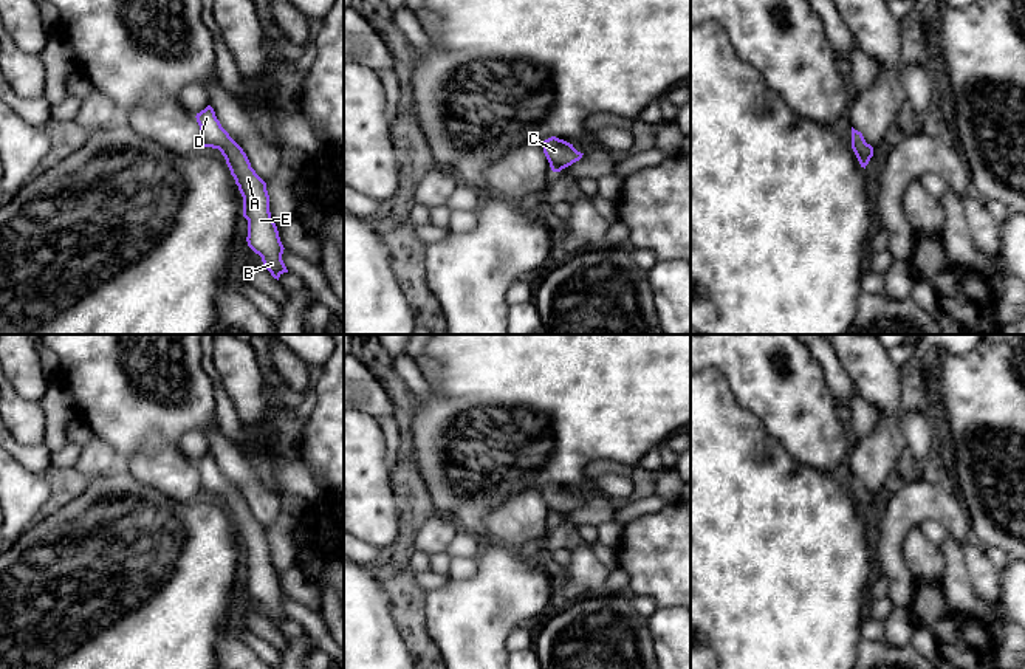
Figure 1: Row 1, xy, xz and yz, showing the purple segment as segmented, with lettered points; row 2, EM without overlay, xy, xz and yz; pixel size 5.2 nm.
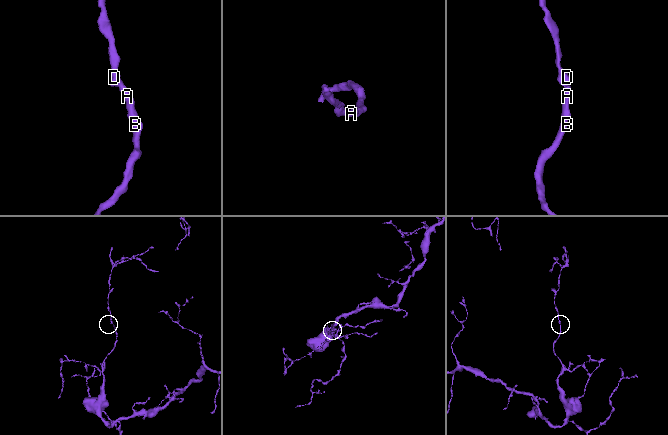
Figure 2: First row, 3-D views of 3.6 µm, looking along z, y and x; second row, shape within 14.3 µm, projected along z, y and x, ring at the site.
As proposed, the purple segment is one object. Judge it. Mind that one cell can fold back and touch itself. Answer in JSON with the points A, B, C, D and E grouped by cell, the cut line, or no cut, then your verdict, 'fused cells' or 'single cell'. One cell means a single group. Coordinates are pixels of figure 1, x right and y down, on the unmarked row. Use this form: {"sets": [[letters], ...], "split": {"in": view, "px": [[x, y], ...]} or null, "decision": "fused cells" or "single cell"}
{"sets": [["A", "B", "C", "D", "E"]], "split": null, "decision": "single cell"}

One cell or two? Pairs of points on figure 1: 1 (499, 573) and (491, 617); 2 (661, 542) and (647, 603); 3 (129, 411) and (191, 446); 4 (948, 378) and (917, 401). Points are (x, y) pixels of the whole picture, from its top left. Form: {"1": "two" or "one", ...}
{"1": "one", "2": "two", "3": "two", "4": "two"}

